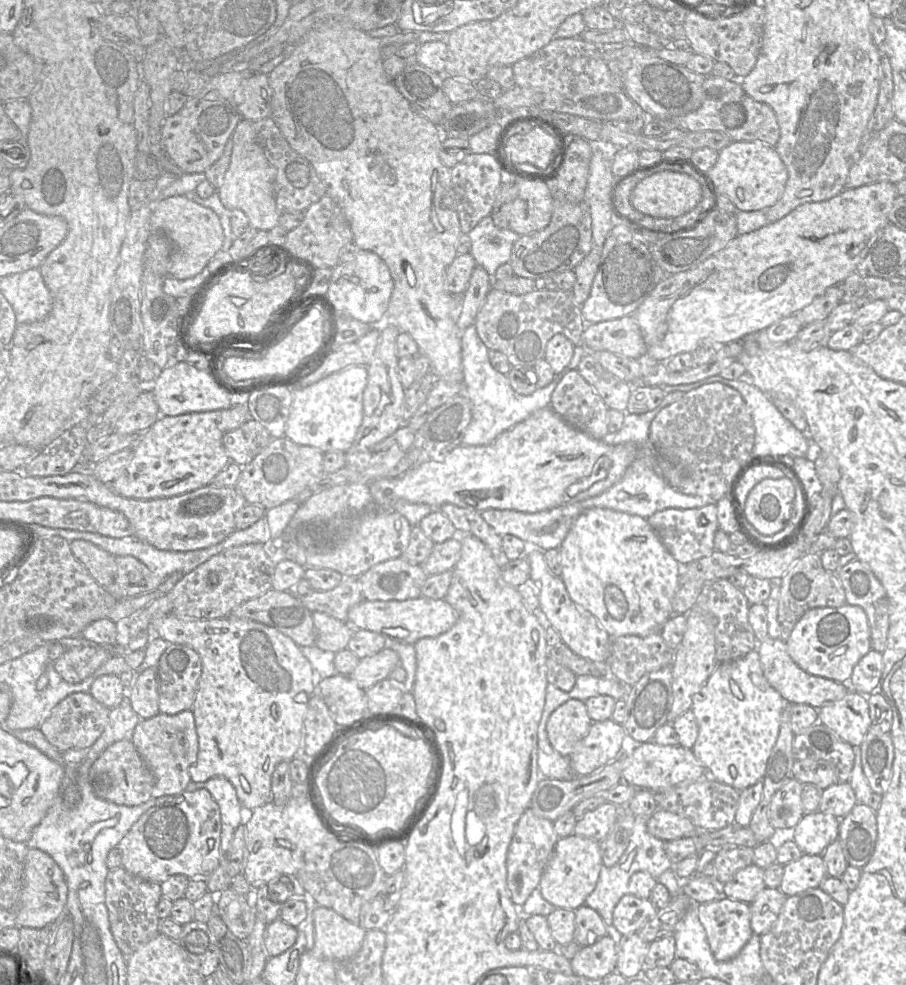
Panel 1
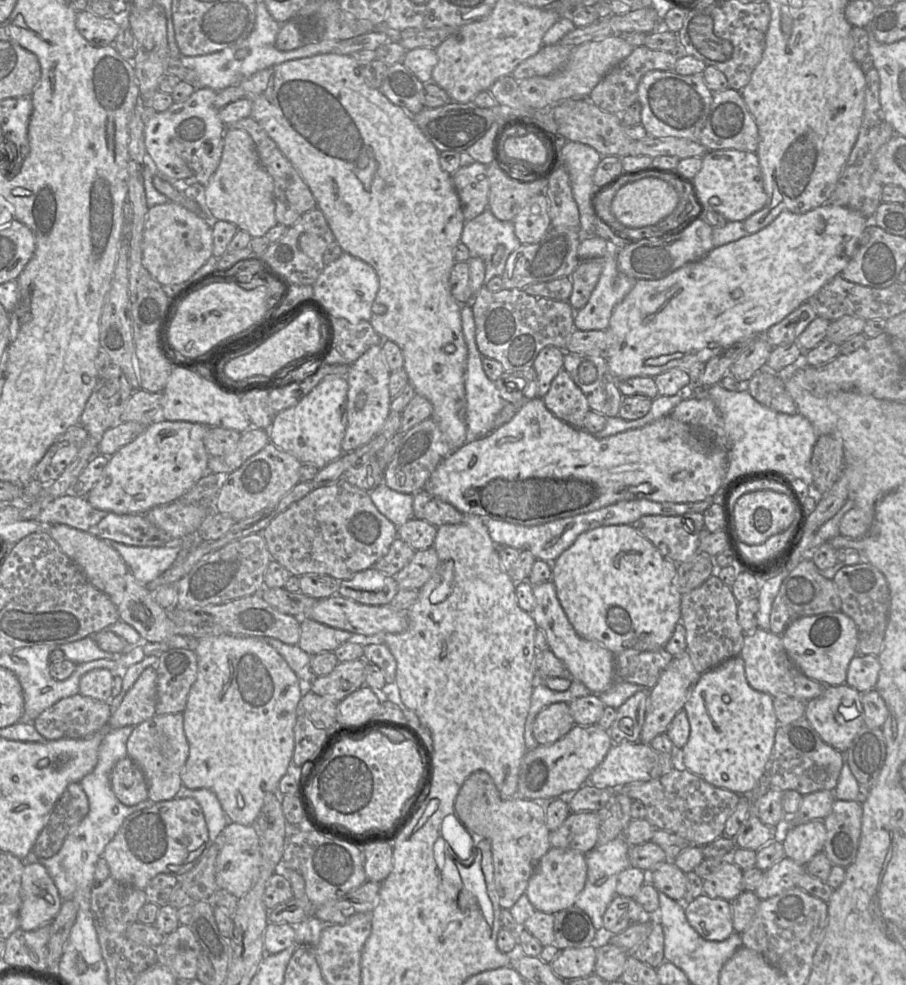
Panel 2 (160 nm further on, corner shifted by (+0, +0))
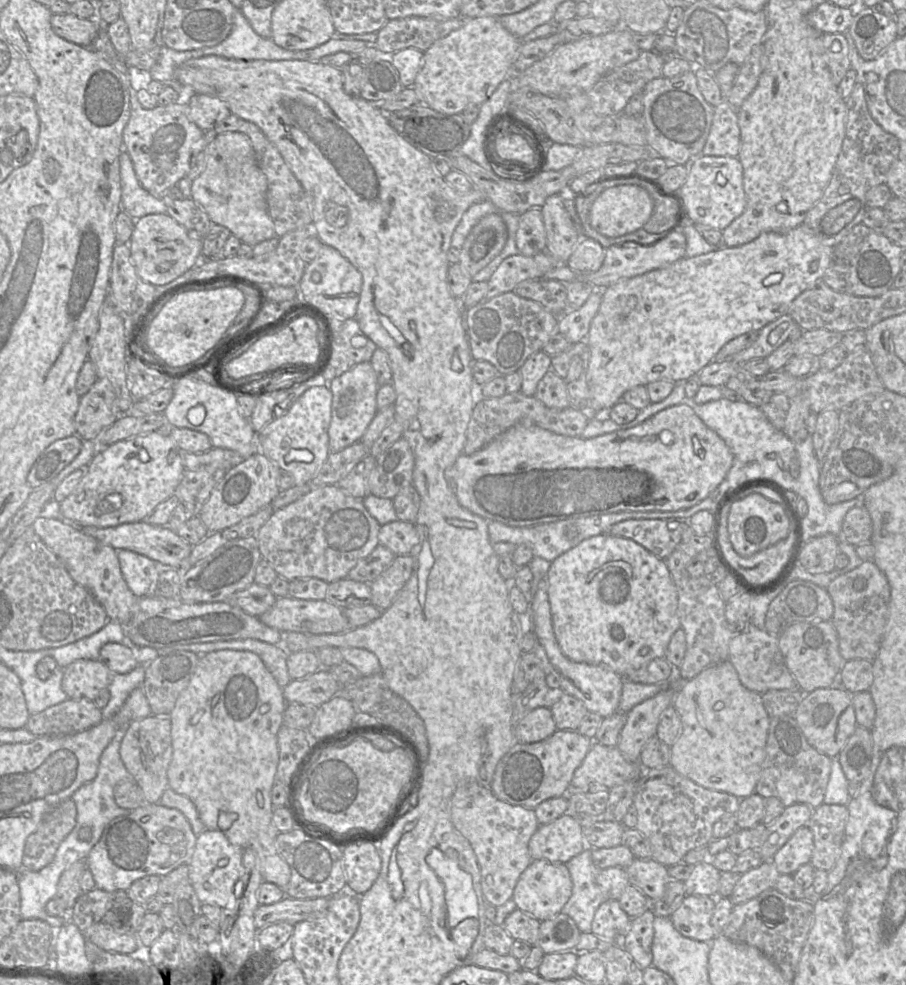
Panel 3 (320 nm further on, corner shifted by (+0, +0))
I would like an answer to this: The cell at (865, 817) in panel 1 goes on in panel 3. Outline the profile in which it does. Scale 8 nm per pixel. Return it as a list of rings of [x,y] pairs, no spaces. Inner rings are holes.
[[[822,803],[814,810],[813,815],[805,826],[808,826],[813,834],[814,849],[810,864],[816,870],[829,872],[835,866],[841,855],[848,817],[849,813],[846,805]]]

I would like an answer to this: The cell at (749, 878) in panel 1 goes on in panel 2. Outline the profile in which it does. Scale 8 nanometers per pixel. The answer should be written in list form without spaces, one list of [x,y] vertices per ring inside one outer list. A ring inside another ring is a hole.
[[[724,860],[713,874],[703,880],[703,893],[731,902],[744,890],[742,875],[742,869],[730,860]]]

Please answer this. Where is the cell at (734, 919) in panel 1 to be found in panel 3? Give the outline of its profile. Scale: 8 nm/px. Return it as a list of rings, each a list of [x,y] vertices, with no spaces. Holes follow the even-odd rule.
[[[687,895],[670,919],[675,929],[687,938],[711,942],[716,932],[711,925],[716,897]]]

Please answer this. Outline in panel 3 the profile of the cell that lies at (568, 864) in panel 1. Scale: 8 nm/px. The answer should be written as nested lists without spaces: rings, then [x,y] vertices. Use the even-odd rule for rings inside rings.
[[[545,859],[533,860],[520,875],[511,899],[517,909],[544,921],[561,912],[572,894],[572,888],[572,880],[565,863],[553,863]]]

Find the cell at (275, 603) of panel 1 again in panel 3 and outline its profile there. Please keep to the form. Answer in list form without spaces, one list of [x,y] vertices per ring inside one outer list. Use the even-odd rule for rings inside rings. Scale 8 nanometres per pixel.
[[[144,596],[138,610],[127,624],[120,624],[125,636],[137,647],[155,649],[174,645],[239,639],[255,639],[269,644],[282,641],[281,632],[263,624],[258,617],[228,602],[187,603],[181,599]]]

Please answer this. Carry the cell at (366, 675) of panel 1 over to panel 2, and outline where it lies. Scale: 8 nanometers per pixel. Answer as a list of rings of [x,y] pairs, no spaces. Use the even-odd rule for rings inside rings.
[[[365,658],[338,663],[330,674],[317,677],[305,687],[317,695],[340,702],[365,685],[368,663]]]

